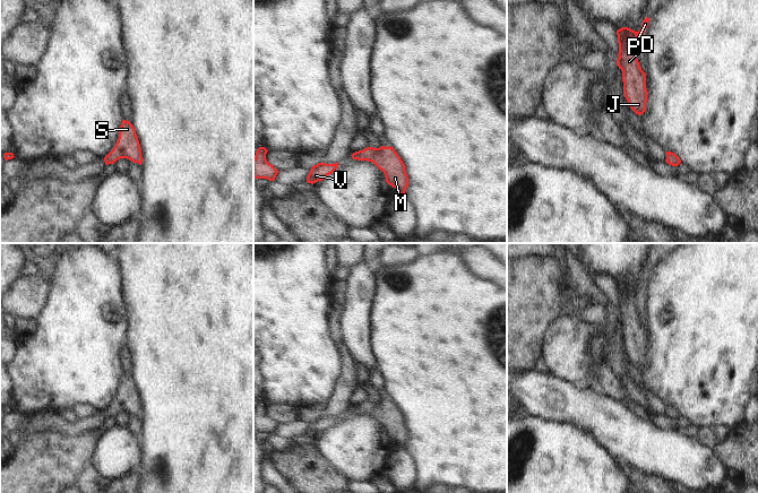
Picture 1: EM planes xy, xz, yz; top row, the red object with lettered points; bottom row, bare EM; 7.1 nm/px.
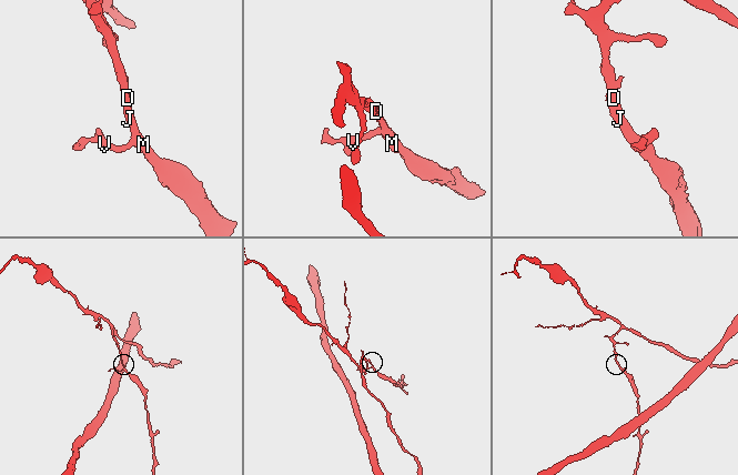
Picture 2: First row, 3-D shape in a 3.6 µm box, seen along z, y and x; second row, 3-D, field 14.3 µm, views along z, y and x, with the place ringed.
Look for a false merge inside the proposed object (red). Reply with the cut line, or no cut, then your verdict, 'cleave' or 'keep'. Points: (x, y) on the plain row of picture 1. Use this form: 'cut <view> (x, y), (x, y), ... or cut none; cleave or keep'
cut none; keep

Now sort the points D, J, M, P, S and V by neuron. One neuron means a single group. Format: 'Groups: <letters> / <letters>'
Groups: D J M P S V

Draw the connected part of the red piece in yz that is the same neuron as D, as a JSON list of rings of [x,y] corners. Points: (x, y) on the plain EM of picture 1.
[[[646,270],[641,282],[635,285],[628,280],[617,284],[619,306],[617,319],[622,325],[623,347],[630,362],[638,369],[646,363],[647,343],[646,328],[637,313],[636,296],[645,293],[645,283],[649,271]]]

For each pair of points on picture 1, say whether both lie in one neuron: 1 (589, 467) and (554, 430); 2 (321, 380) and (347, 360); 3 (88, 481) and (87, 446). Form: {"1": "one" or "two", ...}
{"1": "one", "2": "two", "3": "two"}

